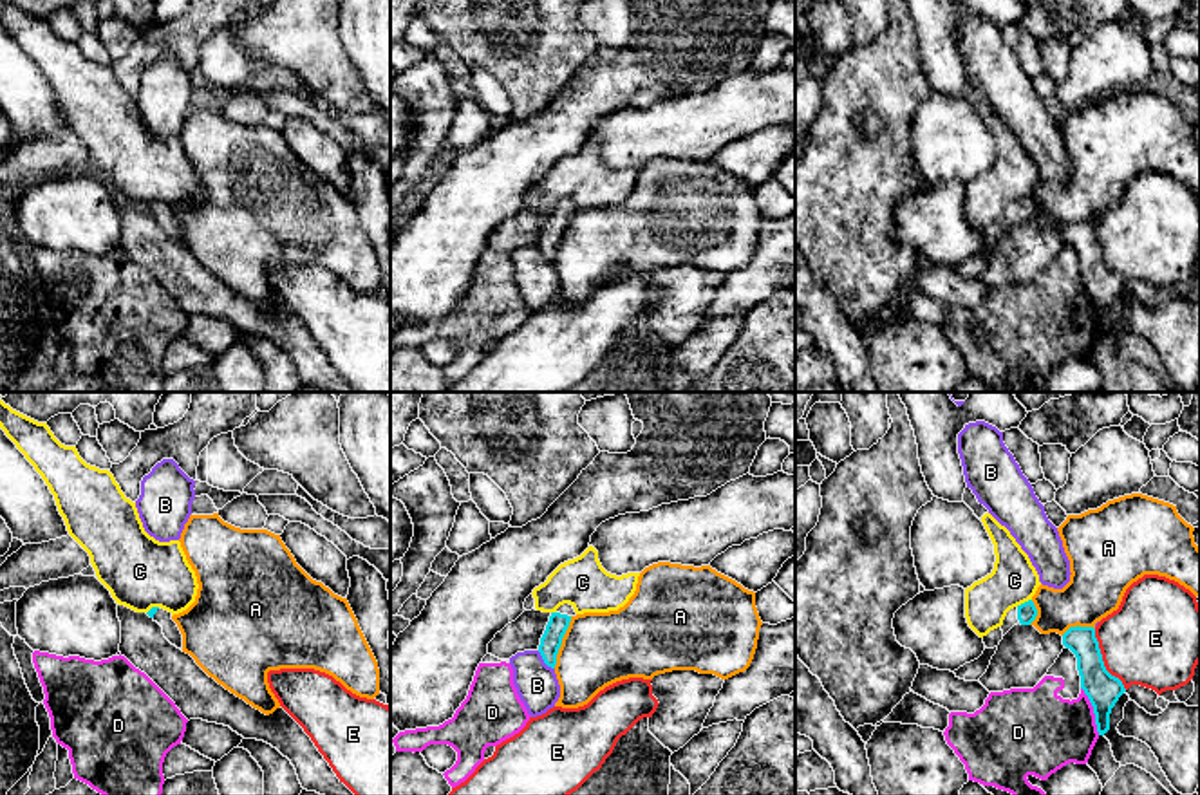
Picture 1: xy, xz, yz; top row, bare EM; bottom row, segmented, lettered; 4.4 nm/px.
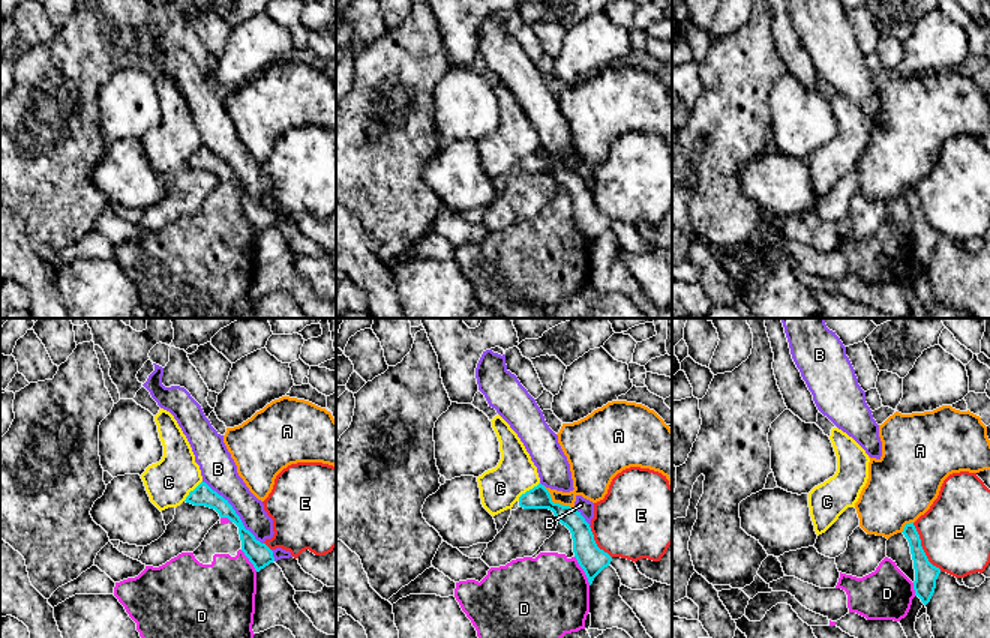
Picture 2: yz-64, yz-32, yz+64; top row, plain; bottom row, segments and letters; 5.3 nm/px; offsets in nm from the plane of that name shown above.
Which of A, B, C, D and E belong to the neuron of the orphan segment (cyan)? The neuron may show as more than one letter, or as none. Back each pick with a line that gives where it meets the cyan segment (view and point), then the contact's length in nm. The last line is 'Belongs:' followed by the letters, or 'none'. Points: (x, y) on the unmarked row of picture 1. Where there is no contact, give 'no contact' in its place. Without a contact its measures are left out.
Belongs: none

